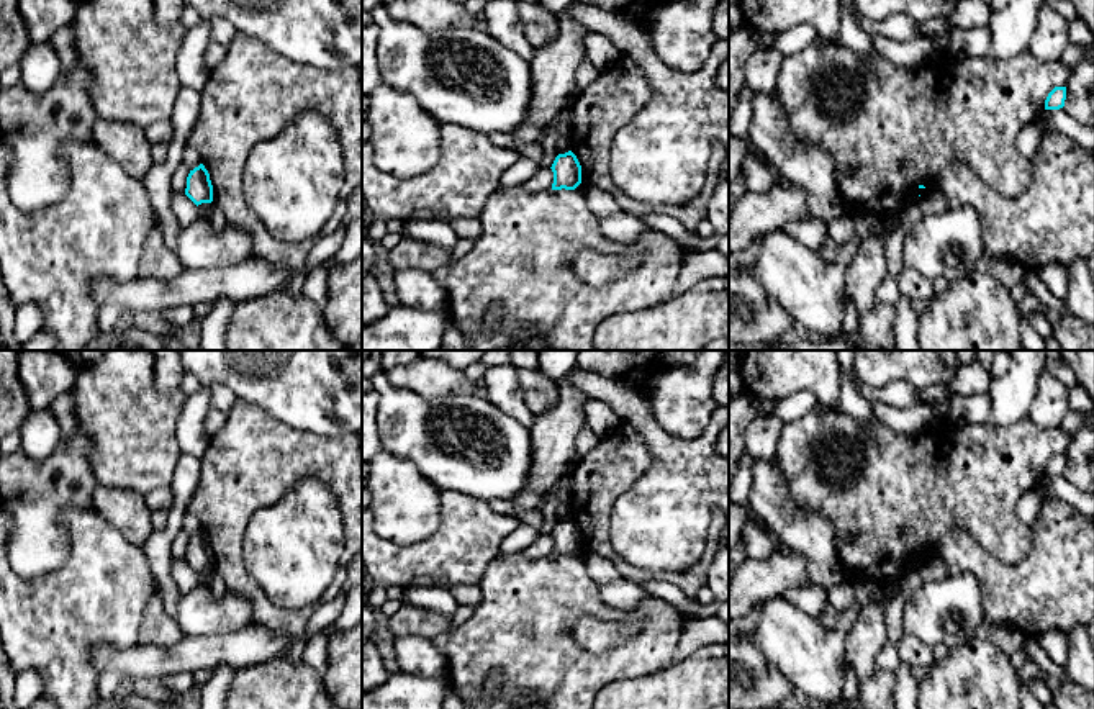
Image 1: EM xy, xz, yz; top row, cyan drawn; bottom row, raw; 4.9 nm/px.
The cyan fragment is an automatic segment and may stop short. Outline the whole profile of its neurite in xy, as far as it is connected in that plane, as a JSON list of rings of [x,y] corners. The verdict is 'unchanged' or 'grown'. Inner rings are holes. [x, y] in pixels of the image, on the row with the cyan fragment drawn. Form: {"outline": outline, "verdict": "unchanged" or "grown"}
{"outline": [[[203,164],[190,170],[185,195],[198,206],[213,201],[213,185]]], "verdict": "unchanged"}

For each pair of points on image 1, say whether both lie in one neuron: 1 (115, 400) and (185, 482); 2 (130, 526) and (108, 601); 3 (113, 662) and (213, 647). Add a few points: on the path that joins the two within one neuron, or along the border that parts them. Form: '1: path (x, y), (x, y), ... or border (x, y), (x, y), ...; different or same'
1: border (182, 454), (169, 485); different
2: border (97, 513), (140, 546); different
3: path (138, 662), (164, 662), (189, 654); same

